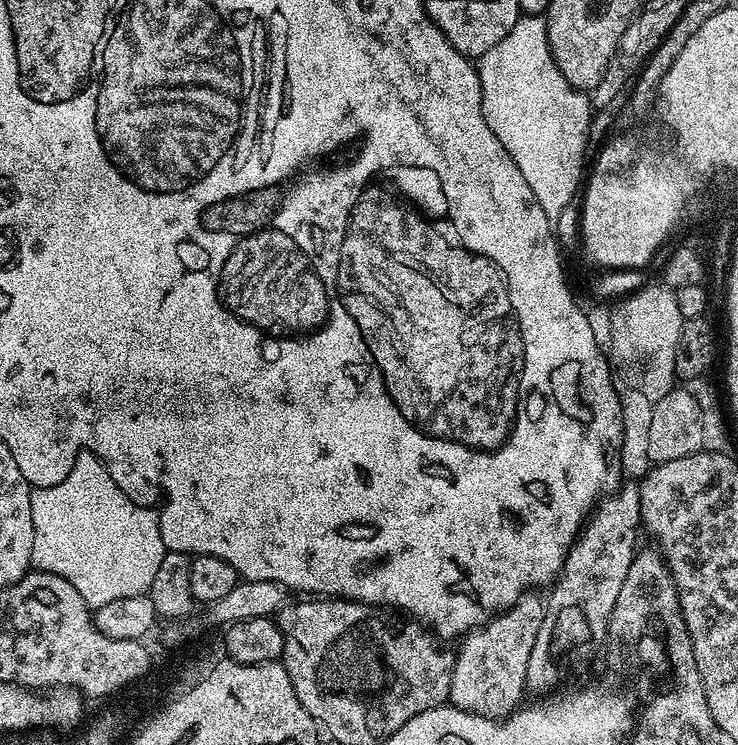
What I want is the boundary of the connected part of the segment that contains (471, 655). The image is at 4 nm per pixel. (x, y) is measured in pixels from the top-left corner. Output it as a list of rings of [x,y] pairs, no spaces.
[[[525,594],[520,601],[513,604],[507,612],[488,621],[482,628],[475,629],[463,637],[464,645],[460,653],[455,653],[452,666],[452,681],[448,691],[451,707],[461,708],[467,712],[477,712],[480,716],[503,718],[511,716],[521,707],[523,696],[526,696],[526,662],[530,662],[530,650],[534,650],[534,638],[538,638],[538,626],[542,626],[542,618],[546,607],[545,601],[536,594]]]

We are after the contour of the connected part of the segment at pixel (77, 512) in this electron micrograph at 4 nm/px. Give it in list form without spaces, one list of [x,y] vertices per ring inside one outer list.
[[[79,452],[70,474],[49,488],[37,488],[32,493],[34,550],[32,563],[39,571],[52,572],[66,578],[89,606],[114,602],[114,598],[142,596],[154,582],[154,574],[162,566],[166,551],[162,542],[160,517],[152,506],[135,504],[114,482],[108,468],[93,452]]]

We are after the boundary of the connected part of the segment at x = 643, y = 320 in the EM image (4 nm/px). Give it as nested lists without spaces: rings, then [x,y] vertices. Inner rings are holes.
[[[648,284],[639,291],[619,299],[610,314],[610,336],[616,353],[643,364],[636,388],[652,403],[672,392],[677,383],[675,353],[684,321],[675,291],[666,286]]]

